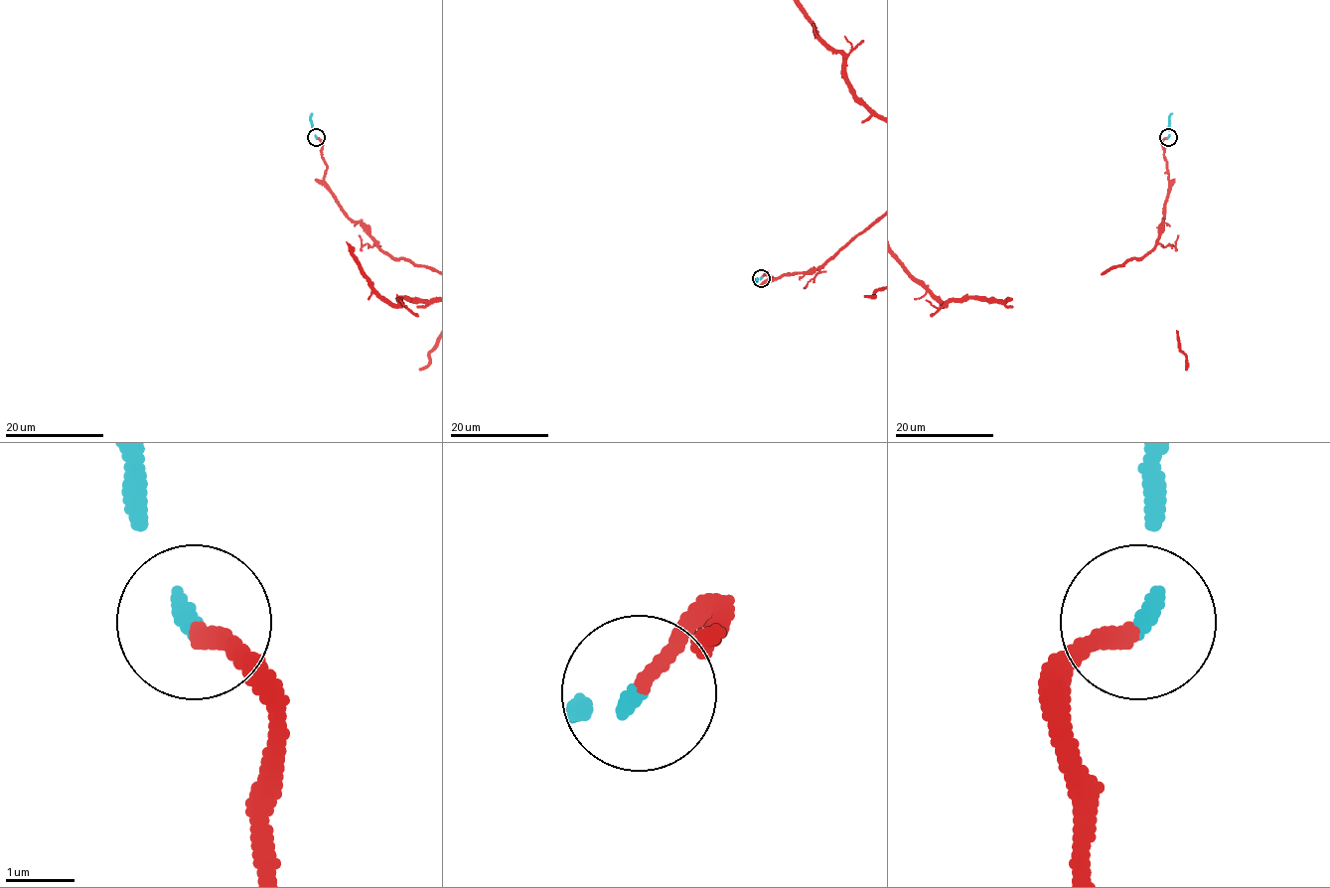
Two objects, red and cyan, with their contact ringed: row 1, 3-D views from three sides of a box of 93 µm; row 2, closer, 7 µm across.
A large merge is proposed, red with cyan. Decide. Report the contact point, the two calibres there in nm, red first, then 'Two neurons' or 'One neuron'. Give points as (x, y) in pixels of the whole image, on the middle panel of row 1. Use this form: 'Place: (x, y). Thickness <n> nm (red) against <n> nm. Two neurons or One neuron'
Place: (761, 278). Thickness 240 nm (red) against 220 nm. One neuron

